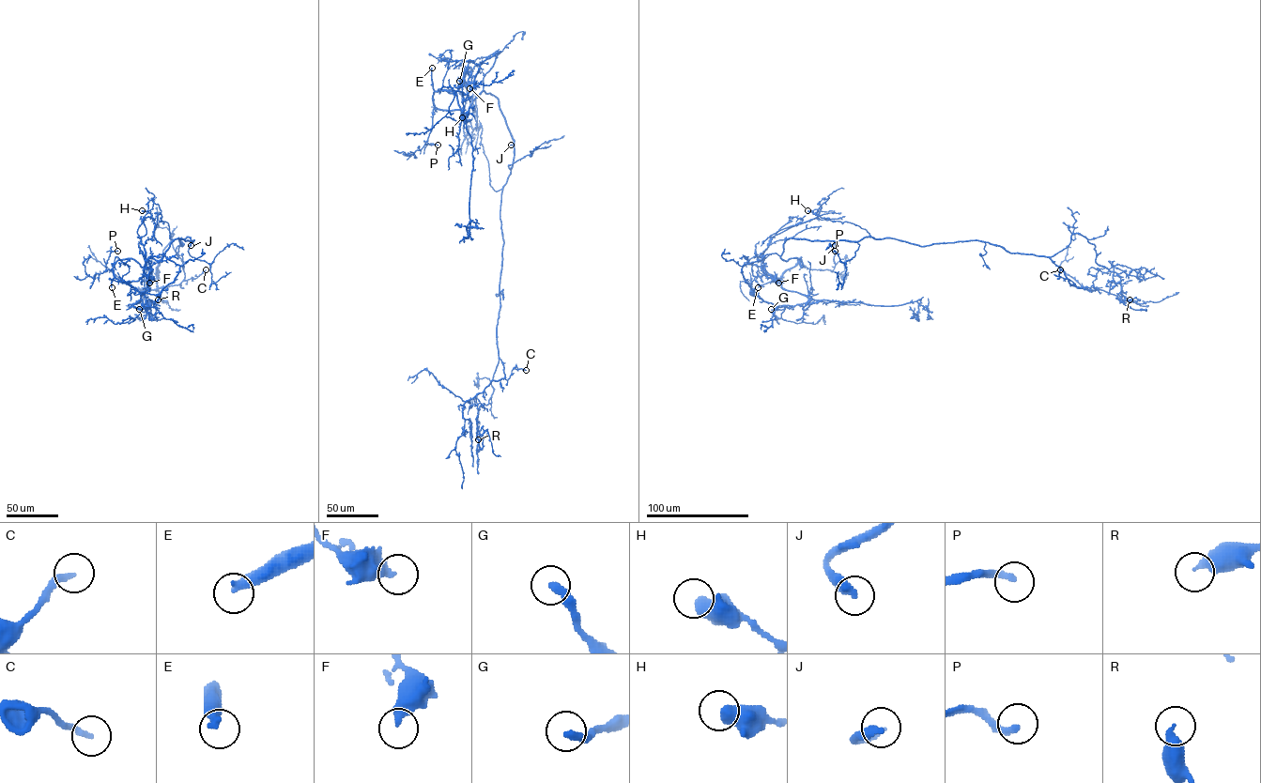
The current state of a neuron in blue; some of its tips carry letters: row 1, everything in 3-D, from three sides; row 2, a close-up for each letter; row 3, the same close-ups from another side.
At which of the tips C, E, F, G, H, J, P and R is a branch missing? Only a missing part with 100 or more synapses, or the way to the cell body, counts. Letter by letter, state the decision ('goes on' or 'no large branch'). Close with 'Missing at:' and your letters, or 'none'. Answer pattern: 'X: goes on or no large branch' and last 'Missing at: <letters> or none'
C: no large branch
E: goes on
F: no large branch
G: no large branch
H: no large branch
J: goes on
P: no large branch
R: no large branch
Missing at: E, J

